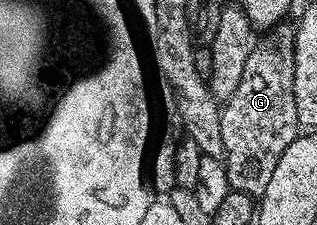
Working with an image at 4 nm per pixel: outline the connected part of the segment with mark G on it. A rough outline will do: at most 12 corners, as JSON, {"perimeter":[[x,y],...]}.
{"perimeter":[[296,26],[265,29],[223,103],[229,187],[266,192],[301,133]]}

